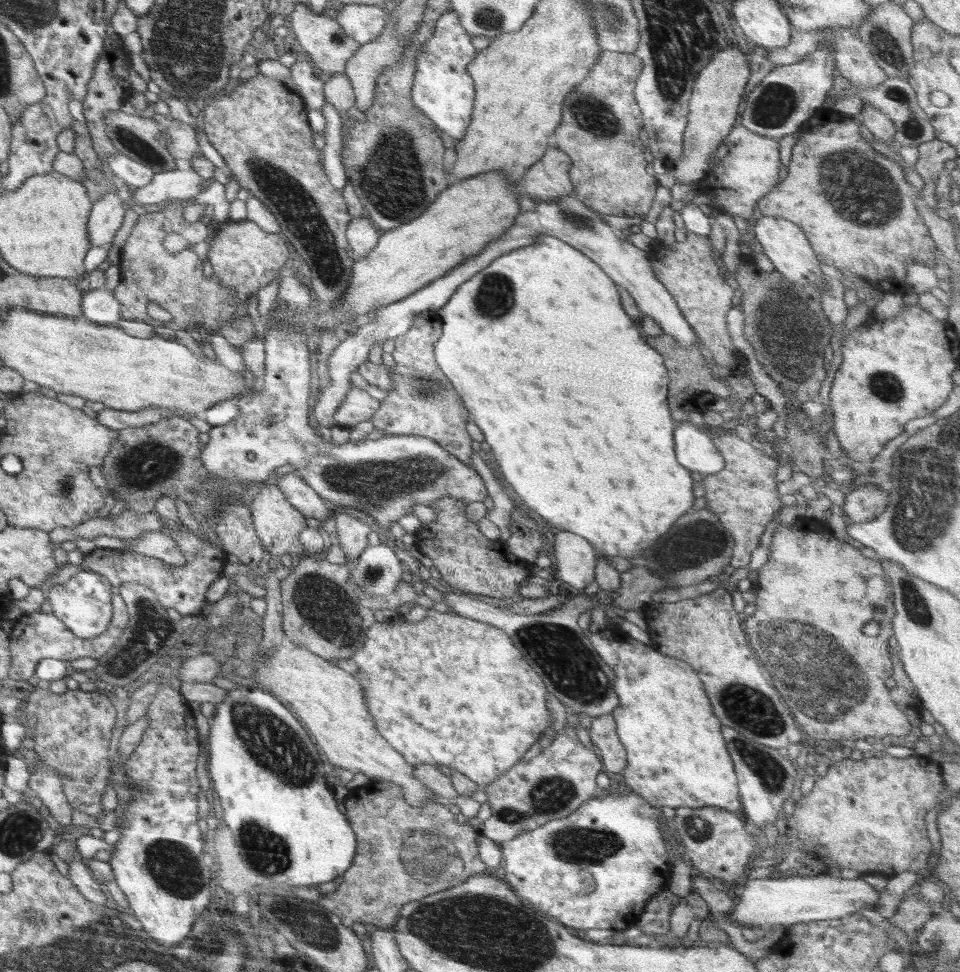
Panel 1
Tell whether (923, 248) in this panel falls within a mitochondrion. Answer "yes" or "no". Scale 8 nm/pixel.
no

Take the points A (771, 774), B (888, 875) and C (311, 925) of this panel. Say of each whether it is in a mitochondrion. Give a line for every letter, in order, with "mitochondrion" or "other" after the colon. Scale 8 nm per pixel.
A: mitochondrion
B: other
C: mitochondrion

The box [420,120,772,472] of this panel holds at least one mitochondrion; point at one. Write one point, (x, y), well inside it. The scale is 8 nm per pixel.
(496, 297)

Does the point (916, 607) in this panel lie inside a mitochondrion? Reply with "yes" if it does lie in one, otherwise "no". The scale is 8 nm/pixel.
yes

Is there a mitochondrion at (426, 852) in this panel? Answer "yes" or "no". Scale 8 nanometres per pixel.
yes

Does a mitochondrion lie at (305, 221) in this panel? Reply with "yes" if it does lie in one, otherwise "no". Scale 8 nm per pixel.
yes

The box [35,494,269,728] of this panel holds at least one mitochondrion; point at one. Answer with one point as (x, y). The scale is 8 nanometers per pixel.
(152, 630)

